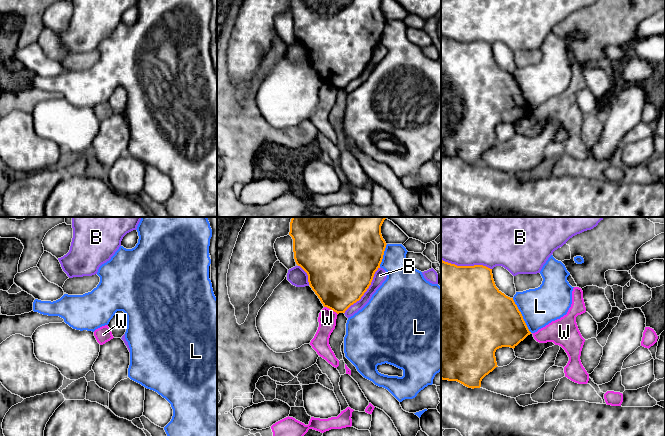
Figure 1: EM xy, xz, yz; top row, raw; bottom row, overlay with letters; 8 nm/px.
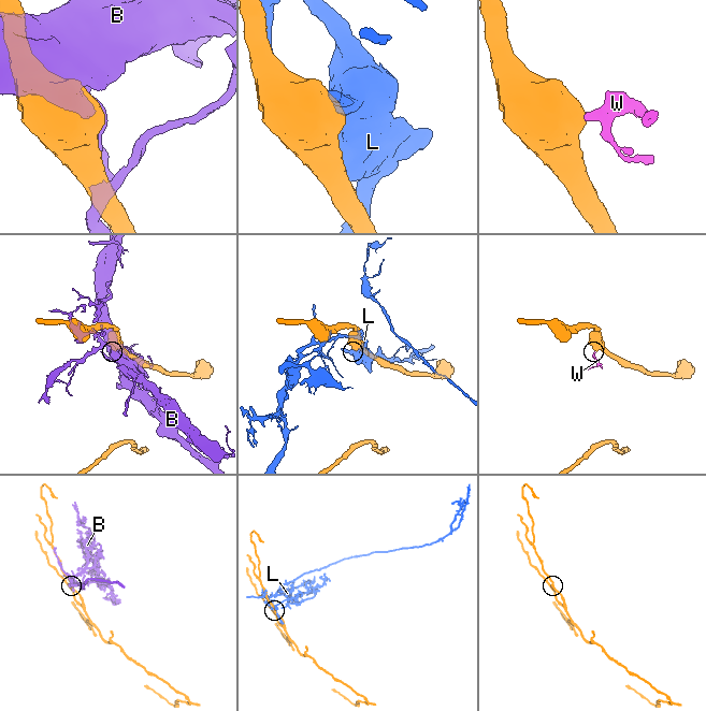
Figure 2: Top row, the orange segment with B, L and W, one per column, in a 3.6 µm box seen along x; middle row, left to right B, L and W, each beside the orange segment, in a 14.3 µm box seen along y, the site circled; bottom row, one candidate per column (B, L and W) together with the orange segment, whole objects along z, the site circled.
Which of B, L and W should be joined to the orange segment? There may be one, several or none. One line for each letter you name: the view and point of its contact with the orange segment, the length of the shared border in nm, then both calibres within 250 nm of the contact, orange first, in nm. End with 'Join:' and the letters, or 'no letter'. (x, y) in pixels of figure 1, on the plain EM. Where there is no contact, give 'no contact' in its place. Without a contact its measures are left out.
Join: no letter

